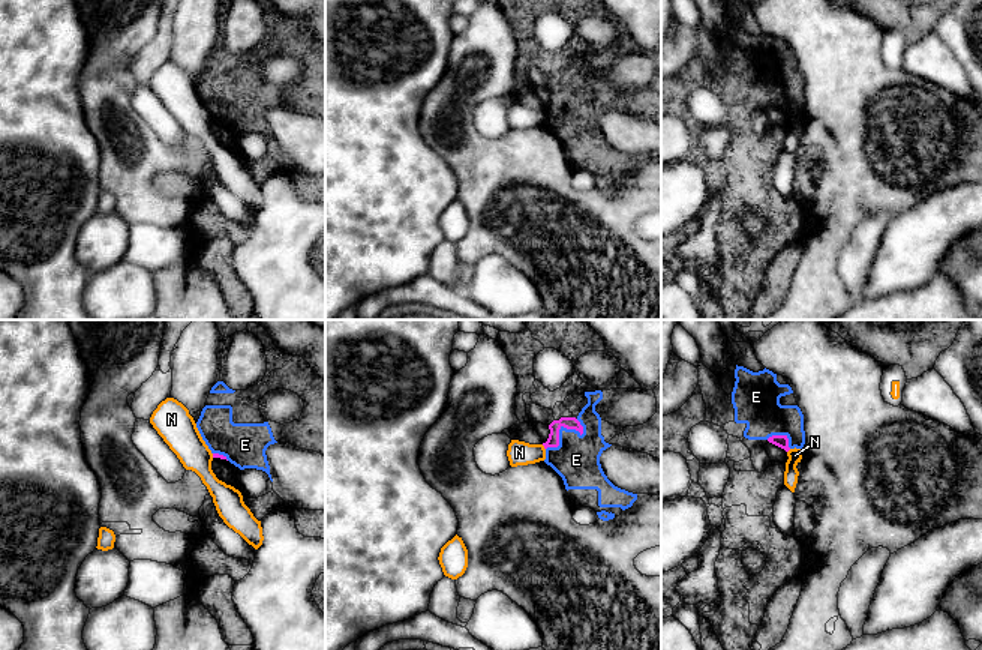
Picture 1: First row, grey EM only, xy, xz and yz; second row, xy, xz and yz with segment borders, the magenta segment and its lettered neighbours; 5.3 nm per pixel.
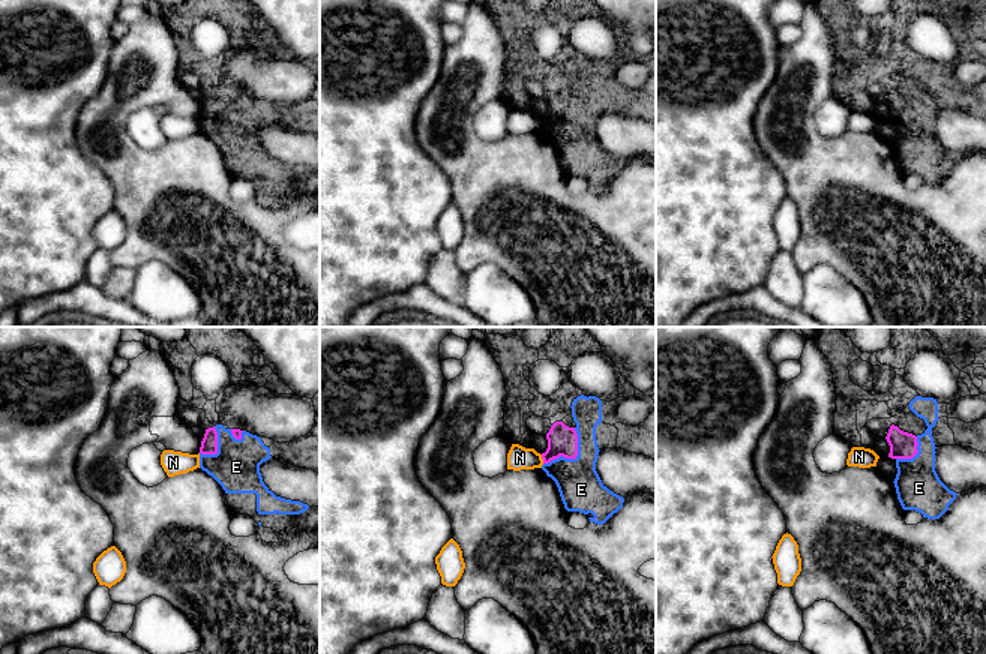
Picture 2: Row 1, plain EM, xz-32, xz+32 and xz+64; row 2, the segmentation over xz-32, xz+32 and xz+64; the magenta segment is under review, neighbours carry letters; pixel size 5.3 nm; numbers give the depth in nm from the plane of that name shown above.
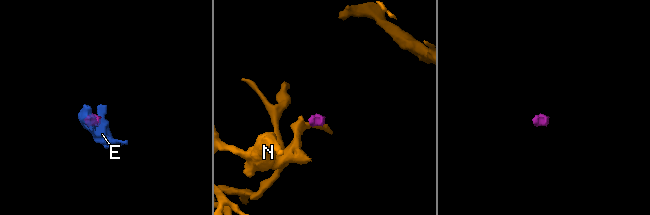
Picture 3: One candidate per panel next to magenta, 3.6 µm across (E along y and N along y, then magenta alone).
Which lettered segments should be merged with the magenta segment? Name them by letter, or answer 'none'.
E

